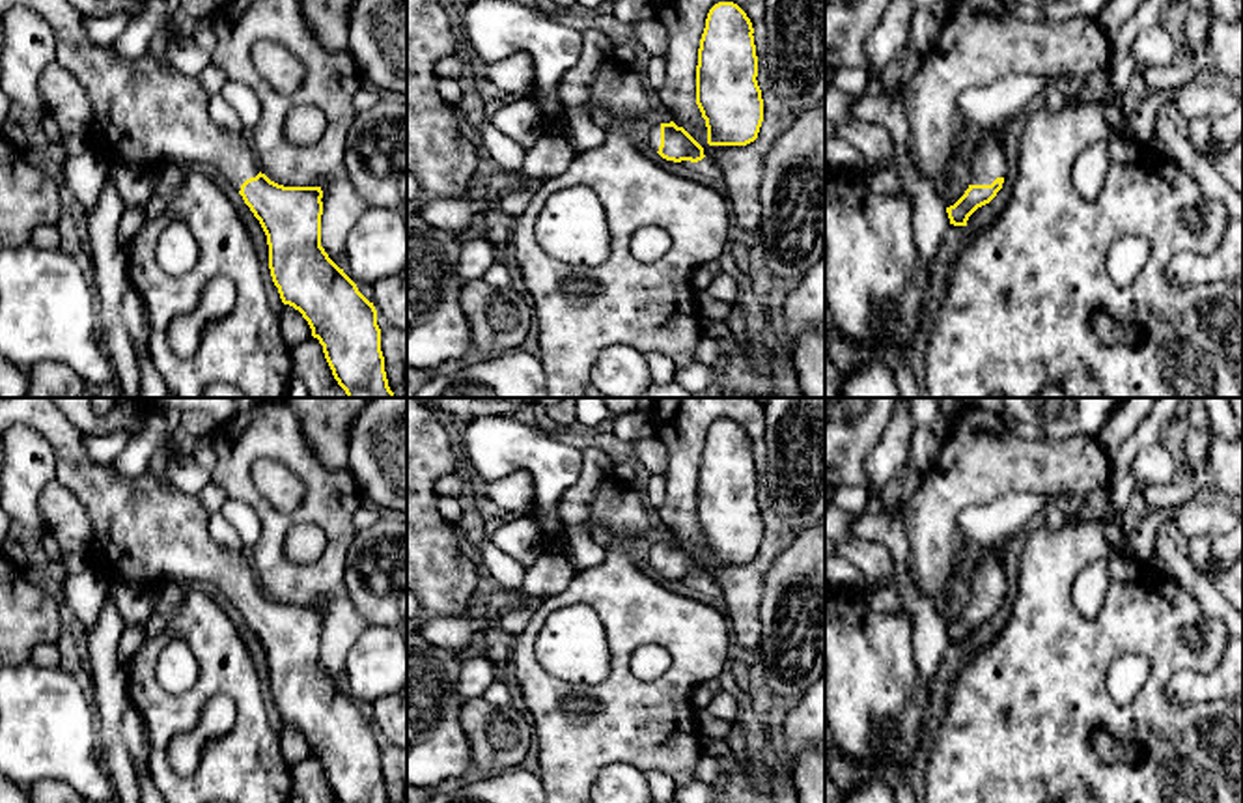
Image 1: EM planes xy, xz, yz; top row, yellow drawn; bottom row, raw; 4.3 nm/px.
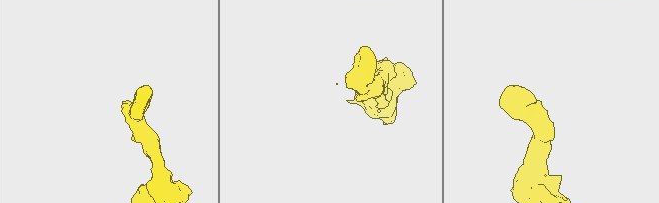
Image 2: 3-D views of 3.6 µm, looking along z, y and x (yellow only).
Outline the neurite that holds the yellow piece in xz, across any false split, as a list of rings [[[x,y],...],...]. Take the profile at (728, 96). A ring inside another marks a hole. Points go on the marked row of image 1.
[[[719,2],[709,9],[696,65],[696,105],[709,146],[747,146],[758,138],[763,99],[752,34],[737,4]]]

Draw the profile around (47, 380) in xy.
[[[39,362],[26,375],[26,398],[80,398],[88,387],[75,368],[62,362]]]

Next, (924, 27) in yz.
[[[918,7],[911,21],[909,45],[915,50],[928,52],[939,34],[941,22],[928,9]]]

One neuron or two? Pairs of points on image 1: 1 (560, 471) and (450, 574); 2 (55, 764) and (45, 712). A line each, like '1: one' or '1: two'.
1: two
2: one

